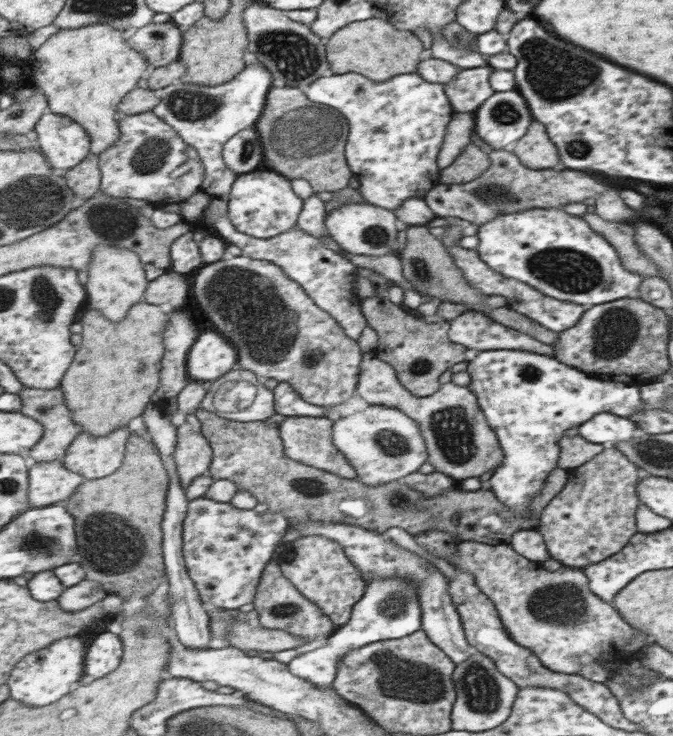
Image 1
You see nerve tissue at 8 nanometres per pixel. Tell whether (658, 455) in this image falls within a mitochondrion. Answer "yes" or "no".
yes

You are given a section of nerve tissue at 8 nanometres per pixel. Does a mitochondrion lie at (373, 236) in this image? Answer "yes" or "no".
yes

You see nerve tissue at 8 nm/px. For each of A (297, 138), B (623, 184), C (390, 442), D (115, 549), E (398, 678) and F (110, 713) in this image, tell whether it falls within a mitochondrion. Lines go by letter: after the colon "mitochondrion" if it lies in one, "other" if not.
A: mitochondrion
B: other
C: mitochondrion
D: mitochondrion
E: mitochondrion
F: other

